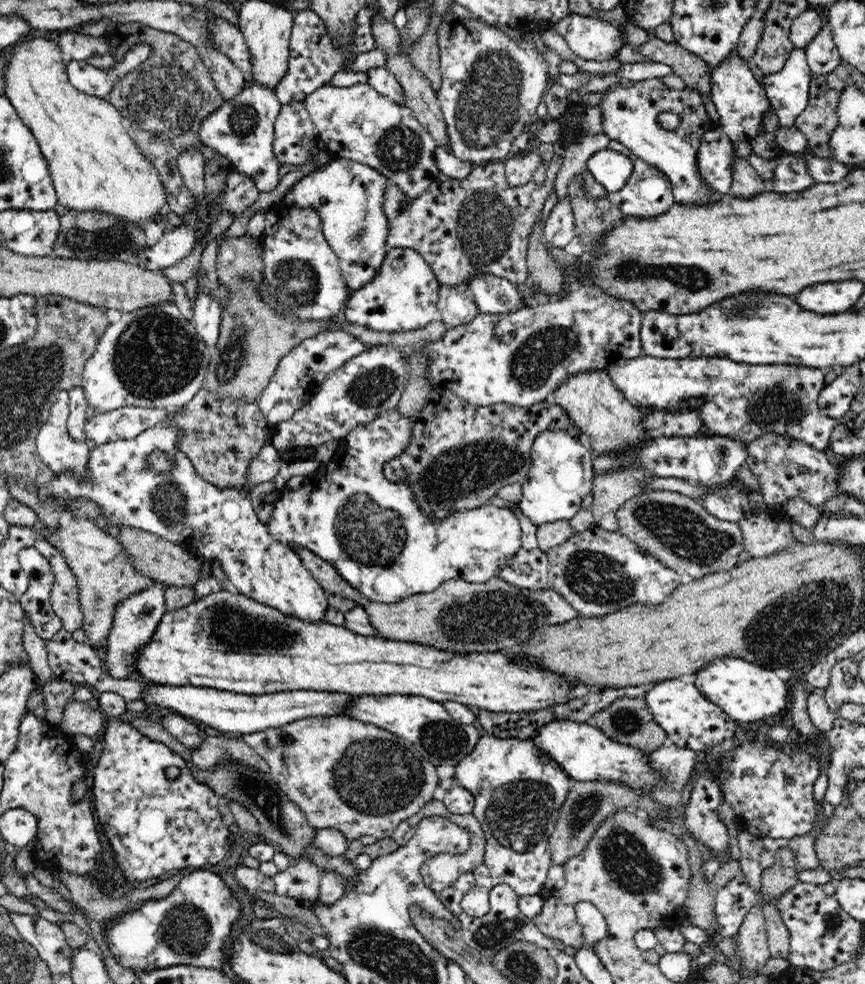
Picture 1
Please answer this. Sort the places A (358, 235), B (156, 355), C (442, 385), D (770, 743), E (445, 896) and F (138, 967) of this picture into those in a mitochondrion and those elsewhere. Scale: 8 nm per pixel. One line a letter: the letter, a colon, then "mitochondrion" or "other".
A: mitochondrion
B: mitochondrion
C: other
D: other
E: other
F: other

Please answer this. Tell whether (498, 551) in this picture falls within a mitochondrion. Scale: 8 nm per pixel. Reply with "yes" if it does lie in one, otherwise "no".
no

